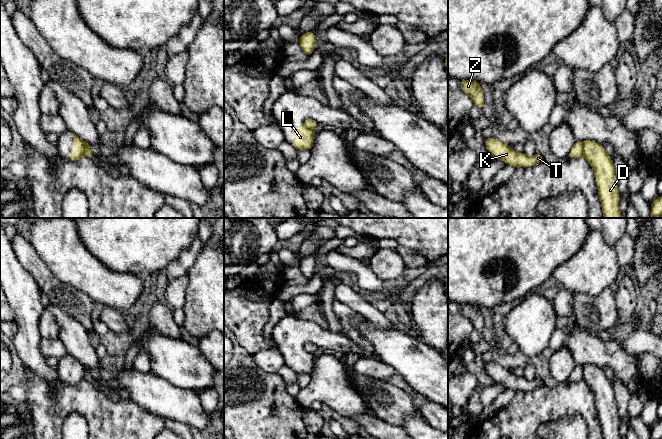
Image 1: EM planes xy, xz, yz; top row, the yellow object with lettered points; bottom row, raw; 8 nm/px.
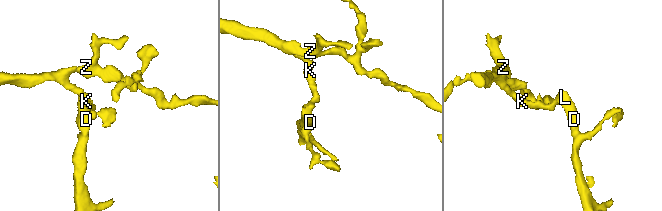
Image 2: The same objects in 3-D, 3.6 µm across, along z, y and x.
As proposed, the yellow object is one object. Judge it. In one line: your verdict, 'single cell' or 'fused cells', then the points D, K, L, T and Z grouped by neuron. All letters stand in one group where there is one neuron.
fused cells | D L / K T Z

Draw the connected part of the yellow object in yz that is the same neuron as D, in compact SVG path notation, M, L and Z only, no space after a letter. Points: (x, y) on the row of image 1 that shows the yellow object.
M591 140L582 142L582 150L595 172L604 218L621 218L618 186L610 156L603 145Z

